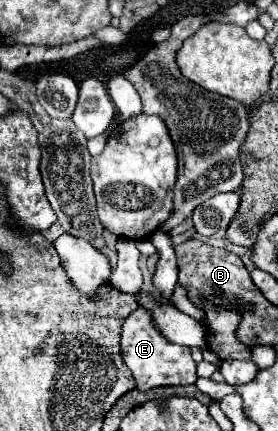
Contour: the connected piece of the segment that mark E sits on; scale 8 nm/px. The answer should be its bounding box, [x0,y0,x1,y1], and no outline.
[120,307,196,391]

